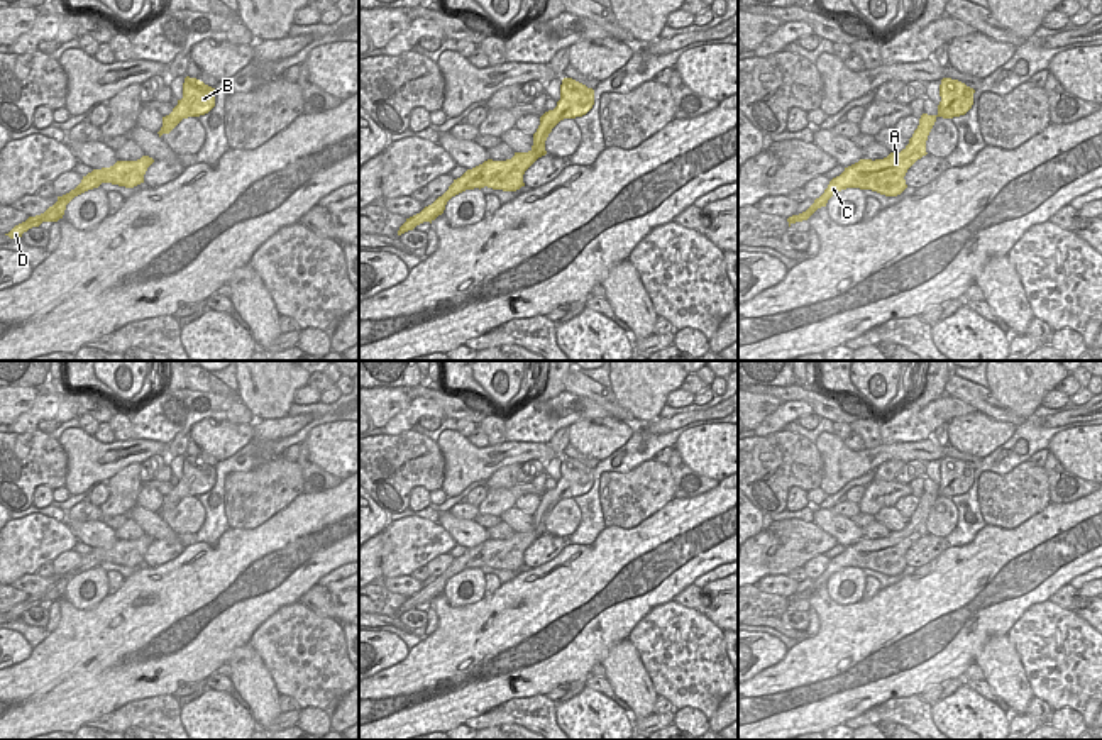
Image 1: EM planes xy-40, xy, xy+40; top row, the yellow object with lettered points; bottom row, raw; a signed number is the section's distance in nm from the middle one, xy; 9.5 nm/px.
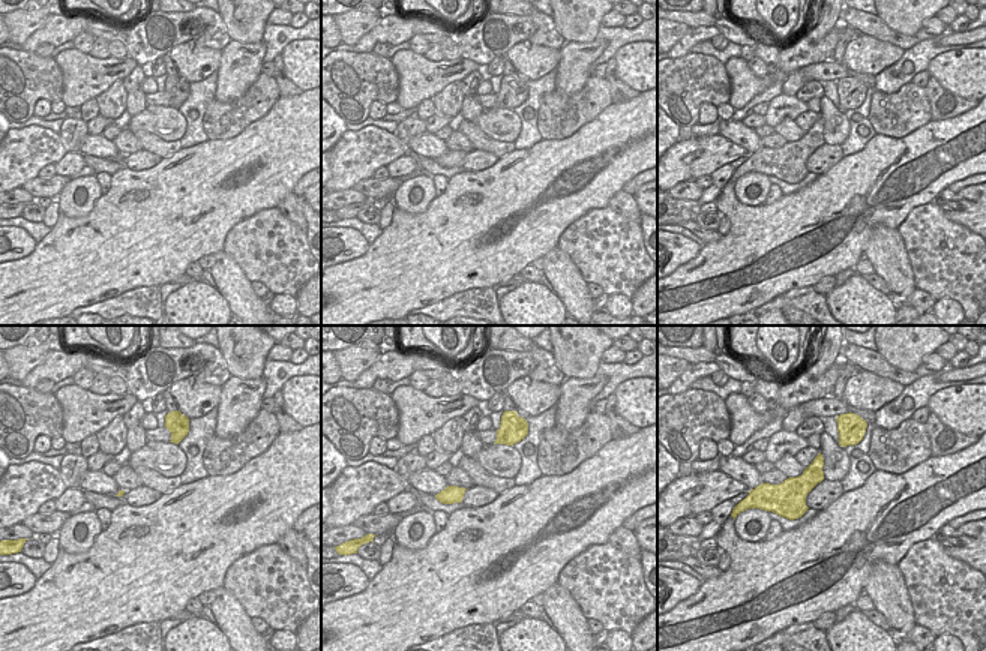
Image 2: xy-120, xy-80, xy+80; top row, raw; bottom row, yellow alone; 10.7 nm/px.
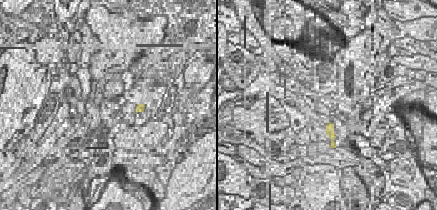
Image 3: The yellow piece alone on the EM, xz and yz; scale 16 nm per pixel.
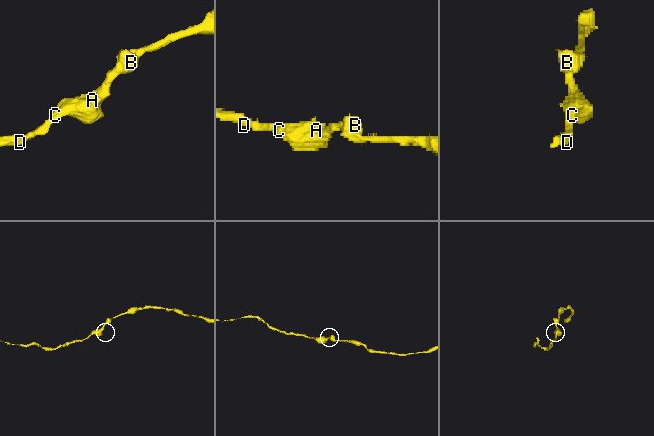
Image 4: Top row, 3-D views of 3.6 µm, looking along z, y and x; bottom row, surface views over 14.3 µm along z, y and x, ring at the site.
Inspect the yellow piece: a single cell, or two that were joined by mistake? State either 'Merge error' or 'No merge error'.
No merge error

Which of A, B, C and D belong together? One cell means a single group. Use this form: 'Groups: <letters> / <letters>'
Groups: A B C D

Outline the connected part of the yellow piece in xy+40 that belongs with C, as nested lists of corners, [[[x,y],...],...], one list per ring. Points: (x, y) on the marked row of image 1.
[[[943,78],[939,85],[941,102],[936,115],[923,113],[909,144],[901,152],[890,152],[884,159],[860,159],[845,168],[833,178],[824,193],[802,213],[787,218],[789,227],[796,222],[807,220],[818,208],[826,207],[828,200],[846,188],[872,190],[885,196],[901,195],[906,185],[907,169],[926,156],[926,141],[938,117],[953,119],[965,115],[973,105],[975,90],[951,78]]]

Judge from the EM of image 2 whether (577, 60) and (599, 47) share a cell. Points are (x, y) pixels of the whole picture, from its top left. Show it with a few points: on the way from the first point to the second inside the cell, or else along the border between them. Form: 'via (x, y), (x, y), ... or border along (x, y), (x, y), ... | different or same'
via (583, 56), (593, 50) | same

